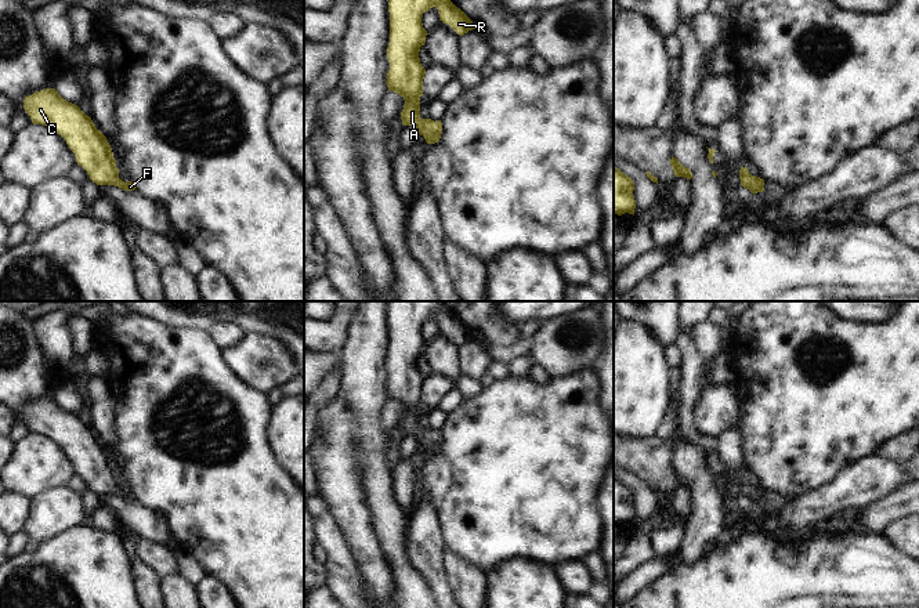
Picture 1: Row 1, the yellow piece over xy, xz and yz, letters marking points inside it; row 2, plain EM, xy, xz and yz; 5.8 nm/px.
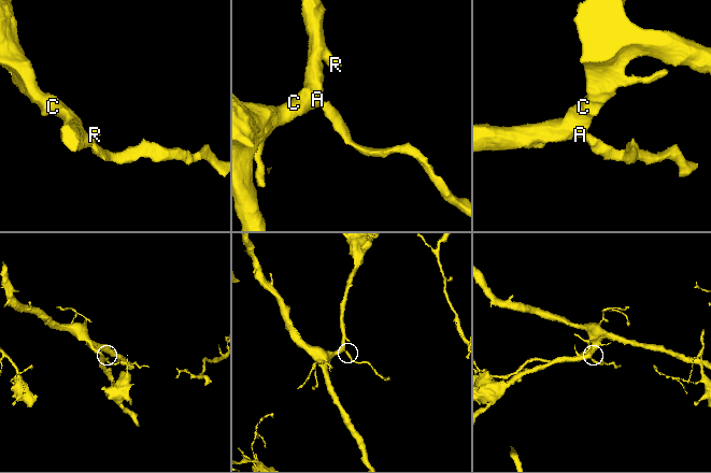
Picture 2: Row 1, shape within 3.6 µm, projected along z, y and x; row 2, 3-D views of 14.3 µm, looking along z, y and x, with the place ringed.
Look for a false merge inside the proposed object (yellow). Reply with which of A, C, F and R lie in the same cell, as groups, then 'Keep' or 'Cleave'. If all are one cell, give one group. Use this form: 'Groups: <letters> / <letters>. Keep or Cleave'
Groups: A C F R. Keep

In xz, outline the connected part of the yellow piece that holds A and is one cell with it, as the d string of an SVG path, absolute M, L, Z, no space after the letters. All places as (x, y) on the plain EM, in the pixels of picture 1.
M390 301L390 352L387 368L388 401L405 409L401 428L404 435L413 435L427 453L435 453L442 444L441 430L420 427L420 406L426 379L420 373L419 361L426 352L427 340L421 327L426 321L435 316L439 330L449 334L463 345L475 339L473 330L457 318L442 301Z

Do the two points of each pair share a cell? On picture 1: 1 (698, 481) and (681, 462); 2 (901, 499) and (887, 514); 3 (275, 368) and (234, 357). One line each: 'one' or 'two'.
1: one
2: one
3: one

